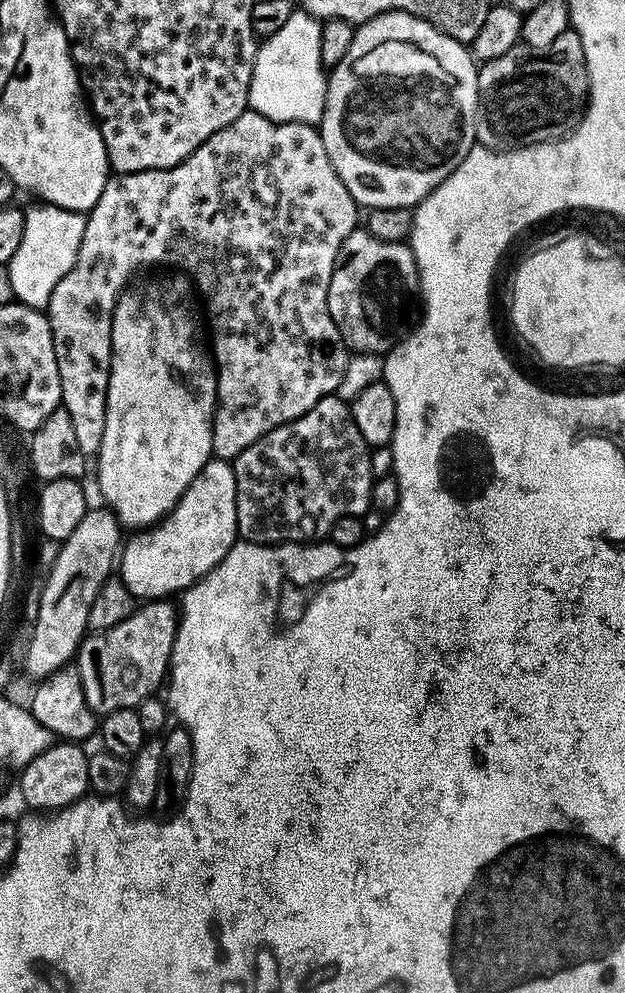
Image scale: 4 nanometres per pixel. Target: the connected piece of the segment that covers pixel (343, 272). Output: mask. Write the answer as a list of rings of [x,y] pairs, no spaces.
[[[367,230],[350,233],[338,250],[328,291],[330,318],[353,353],[387,354],[422,315],[420,272],[407,243],[382,242]]]

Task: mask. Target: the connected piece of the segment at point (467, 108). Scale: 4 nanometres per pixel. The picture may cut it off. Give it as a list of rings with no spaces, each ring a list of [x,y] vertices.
[[[387,12],[356,28],[354,42],[350,42],[350,51],[347,52],[346,58],[342,58],[342,62],[338,62],[338,66],[331,69],[328,76],[324,117],[321,118],[318,127],[322,142],[326,146],[326,154],[334,166],[338,178],[342,178],[346,190],[350,190],[350,194],[356,199],[356,203],[361,209],[412,208],[421,200],[425,200],[460,165],[462,158],[466,158],[466,154],[470,154],[470,150],[477,143],[476,111],[480,97],[477,71],[477,61],[461,41],[442,34],[430,22],[417,16],[411,16],[405,12]]]

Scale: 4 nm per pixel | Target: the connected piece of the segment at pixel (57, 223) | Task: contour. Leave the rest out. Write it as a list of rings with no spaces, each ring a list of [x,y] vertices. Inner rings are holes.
[[[40,202],[37,205],[37,208],[27,209],[22,242],[18,242],[18,250],[14,250],[14,258],[8,260],[6,267],[16,300],[28,308],[44,310],[48,307],[50,294],[54,294],[54,286],[70,274],[78,258],[78,246],[82,246],[82,234],[86,234],[88,217],[85,213],[53,204]]]

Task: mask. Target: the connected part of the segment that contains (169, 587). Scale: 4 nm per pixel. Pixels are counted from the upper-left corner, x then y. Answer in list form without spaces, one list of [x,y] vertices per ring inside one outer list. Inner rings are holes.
[[[213,458],[194,478],[194,482],[182,494],[182,498],[172,507],[172,511],[150,528],[129,535],[118,556],[118,576],[133,596],[141,601],[163,600],[183,593],[184,589],[196,584],[206,576],[218,562],[237,543],[236,531],[236,479],[231,463],[227,460]]]

